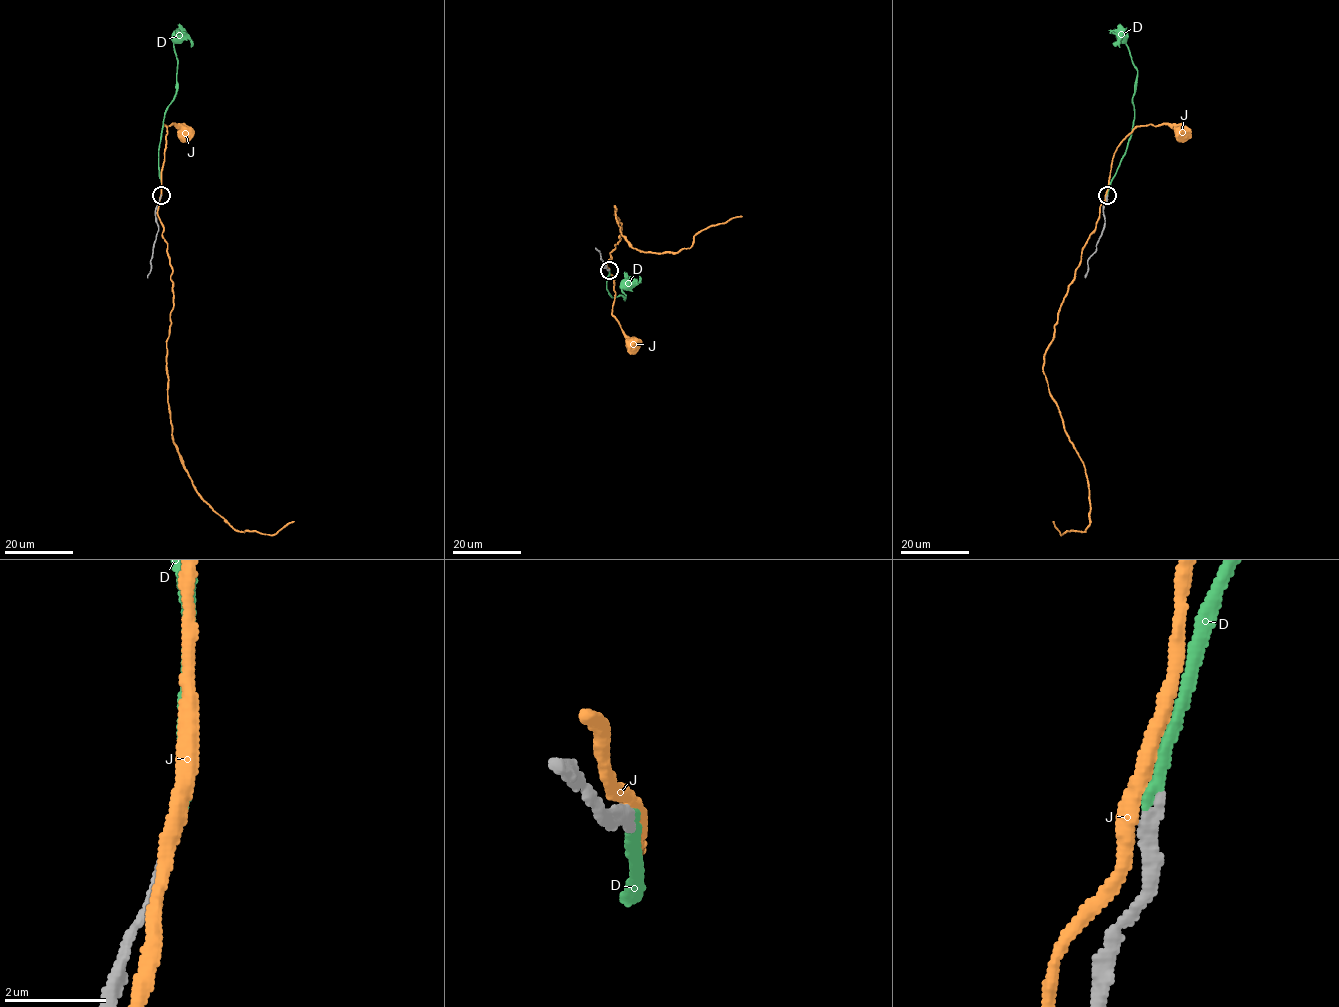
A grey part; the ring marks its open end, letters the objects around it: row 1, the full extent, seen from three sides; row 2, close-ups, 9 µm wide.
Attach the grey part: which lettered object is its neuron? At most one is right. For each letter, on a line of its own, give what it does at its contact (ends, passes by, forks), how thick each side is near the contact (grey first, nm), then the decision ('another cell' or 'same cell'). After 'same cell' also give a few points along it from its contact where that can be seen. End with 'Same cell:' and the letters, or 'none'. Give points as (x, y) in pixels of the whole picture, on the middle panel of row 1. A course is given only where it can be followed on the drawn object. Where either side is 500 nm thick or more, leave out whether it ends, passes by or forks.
D: it ends; calibres 220 and 200 nm; same cell; course (609, 270), (607, 290), (611, 297), (621, 296), (625, 300), (621, 290), (627, 287), (626, 285)
J: it passes by; calibres 260 and 320 nm; another cell
Same cell: D

